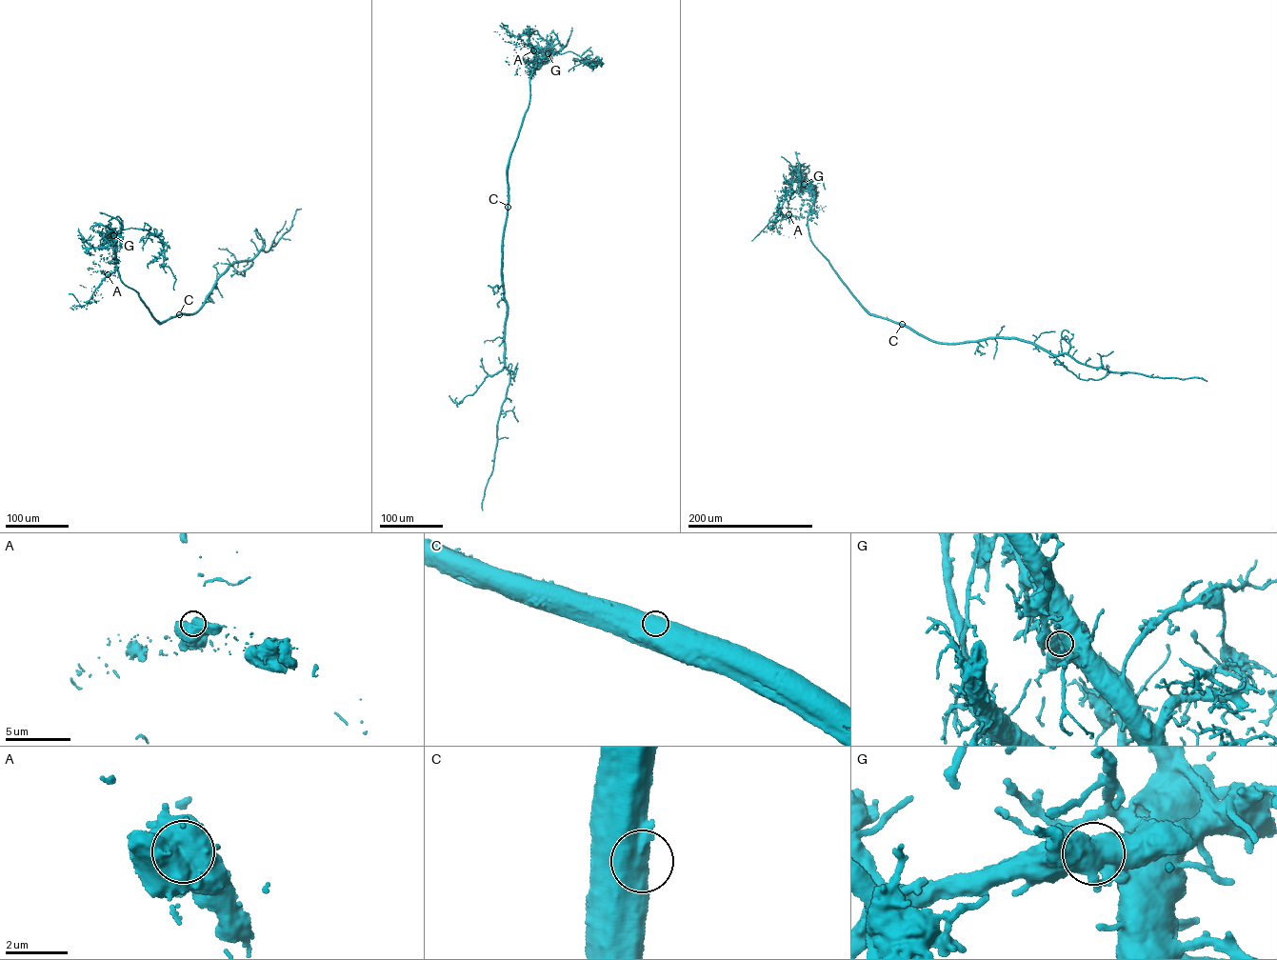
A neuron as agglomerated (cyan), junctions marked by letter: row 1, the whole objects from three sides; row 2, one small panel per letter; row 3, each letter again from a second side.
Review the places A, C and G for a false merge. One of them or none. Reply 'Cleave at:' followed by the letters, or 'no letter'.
Cleave at: G

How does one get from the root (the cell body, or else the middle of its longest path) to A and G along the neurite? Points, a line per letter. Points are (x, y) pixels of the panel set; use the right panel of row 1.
A: (902, 325), (868, 313), (813, 245), (808, 216), (788, 214)
G: (902, 325), (868, 313), (814, 246), (807, 223), (815, 194), (804, 183)

